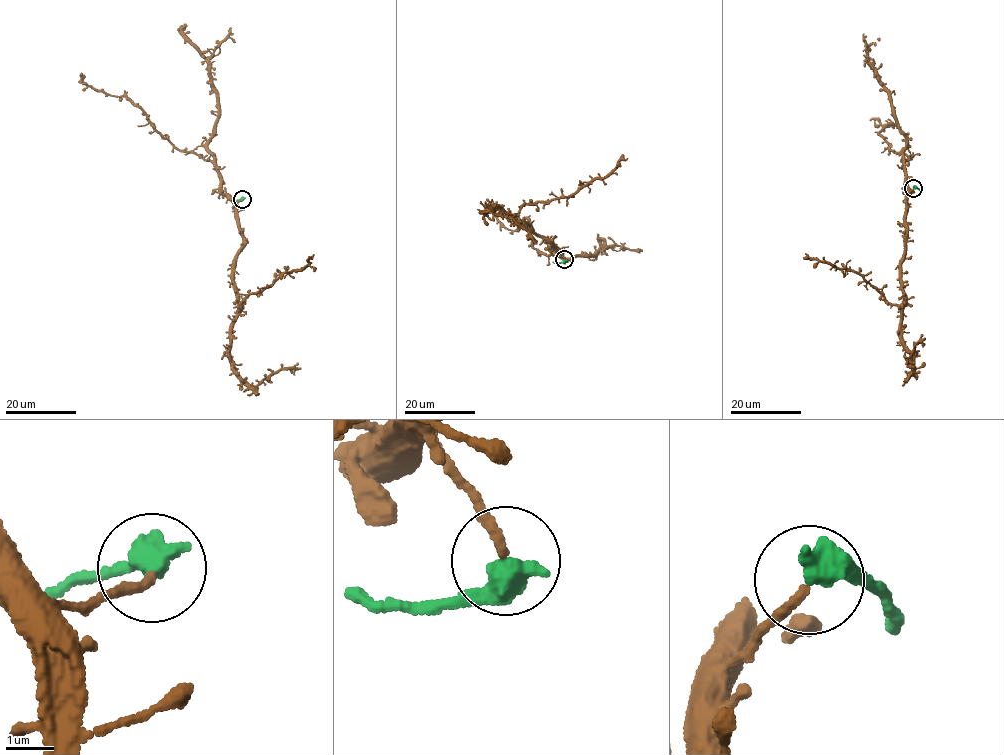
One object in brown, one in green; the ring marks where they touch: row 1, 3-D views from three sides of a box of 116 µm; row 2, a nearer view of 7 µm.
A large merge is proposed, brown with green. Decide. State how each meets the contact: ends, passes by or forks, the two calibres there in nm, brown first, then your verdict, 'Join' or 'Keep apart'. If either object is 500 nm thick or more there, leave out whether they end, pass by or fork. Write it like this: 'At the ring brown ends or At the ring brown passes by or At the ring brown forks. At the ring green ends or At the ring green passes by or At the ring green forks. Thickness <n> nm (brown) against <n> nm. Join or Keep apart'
Thickness 180 nm (brown) against 600 nm. Keep apart

